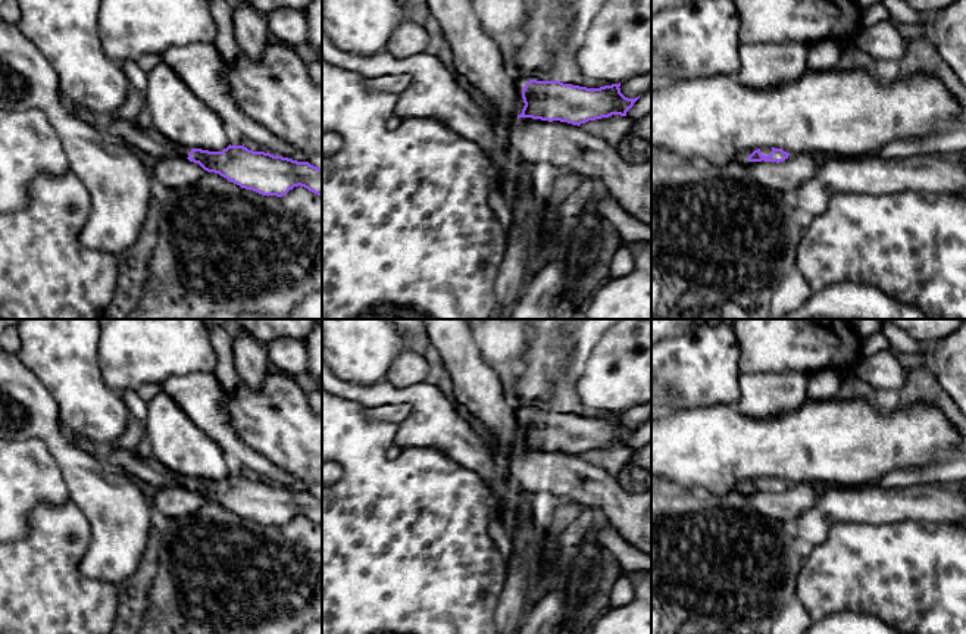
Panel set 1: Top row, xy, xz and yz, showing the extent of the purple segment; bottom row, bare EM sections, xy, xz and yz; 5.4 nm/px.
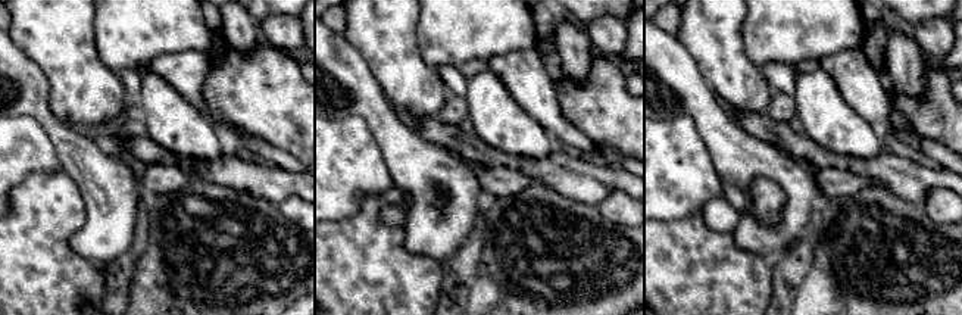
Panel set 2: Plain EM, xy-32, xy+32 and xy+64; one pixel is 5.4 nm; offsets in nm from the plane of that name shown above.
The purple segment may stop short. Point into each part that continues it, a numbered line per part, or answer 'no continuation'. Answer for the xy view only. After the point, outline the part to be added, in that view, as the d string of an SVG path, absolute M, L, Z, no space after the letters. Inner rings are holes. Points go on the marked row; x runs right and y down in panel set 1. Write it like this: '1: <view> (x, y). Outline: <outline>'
1: xy (149, 140). Outline: M116 113L101 118L97 122L101 129L107 129L121 137L129 147L137 147L156 159L162 159L166 154L187 159L191 152L190 147L179 146L168 140L154 127L138 127L134 121L122 119Z

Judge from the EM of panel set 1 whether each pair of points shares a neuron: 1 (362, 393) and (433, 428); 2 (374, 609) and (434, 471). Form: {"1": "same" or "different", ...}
{"1": "same", "2": "same"}

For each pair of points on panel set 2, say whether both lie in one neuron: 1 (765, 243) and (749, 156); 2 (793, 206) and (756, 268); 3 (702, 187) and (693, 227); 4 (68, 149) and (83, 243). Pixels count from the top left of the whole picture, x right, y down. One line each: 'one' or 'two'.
1: one
2: two
3: two
4: one

